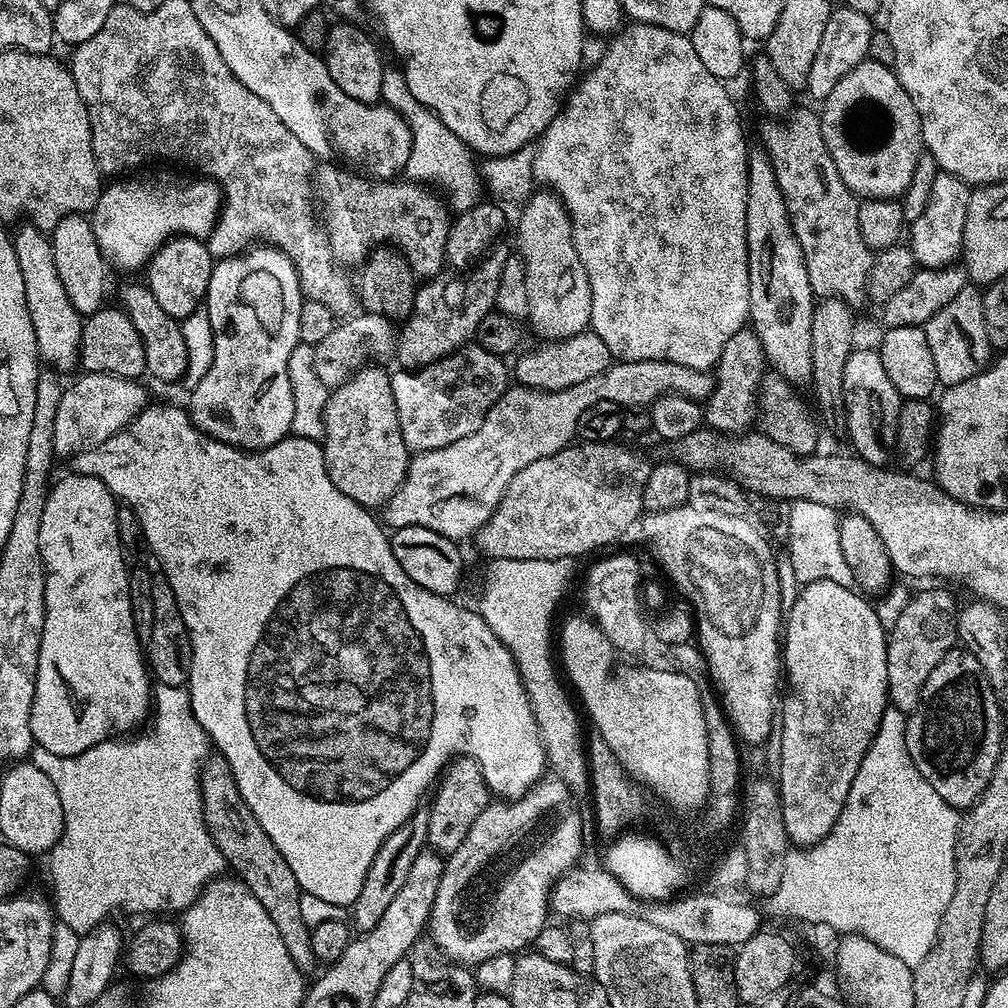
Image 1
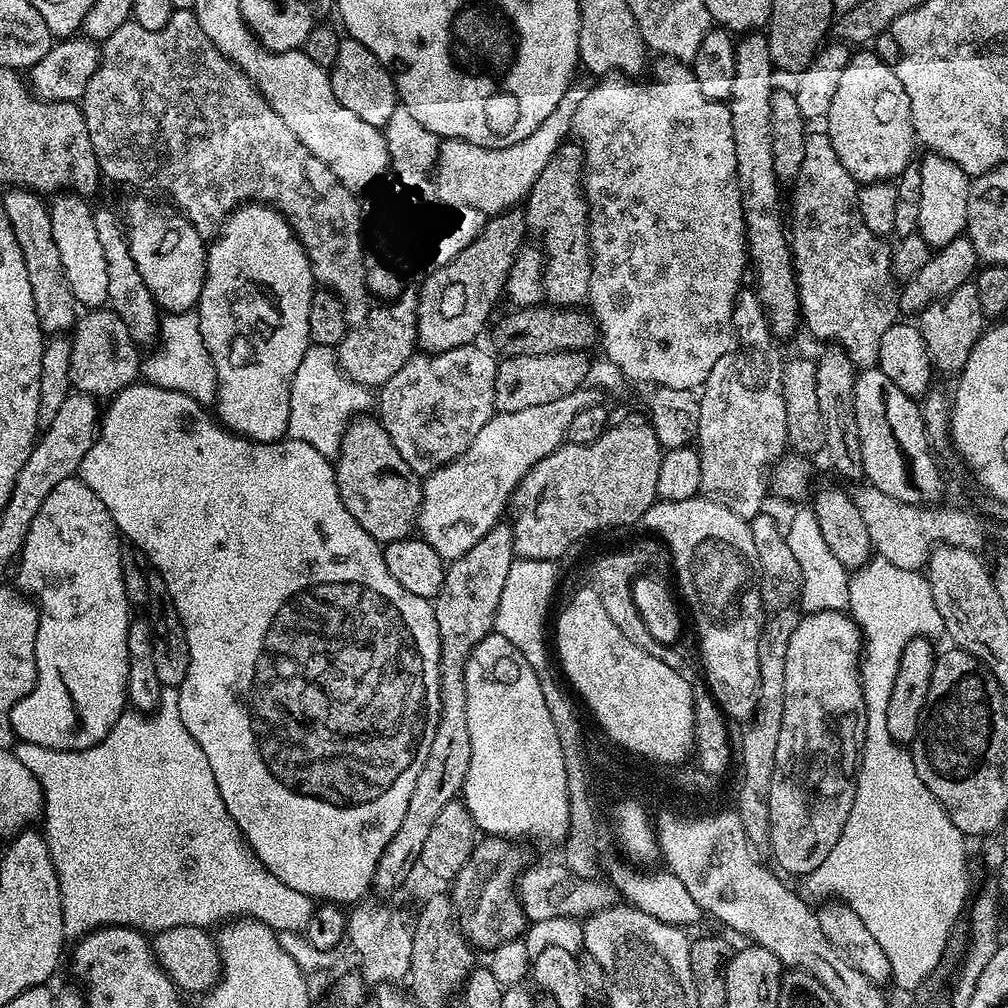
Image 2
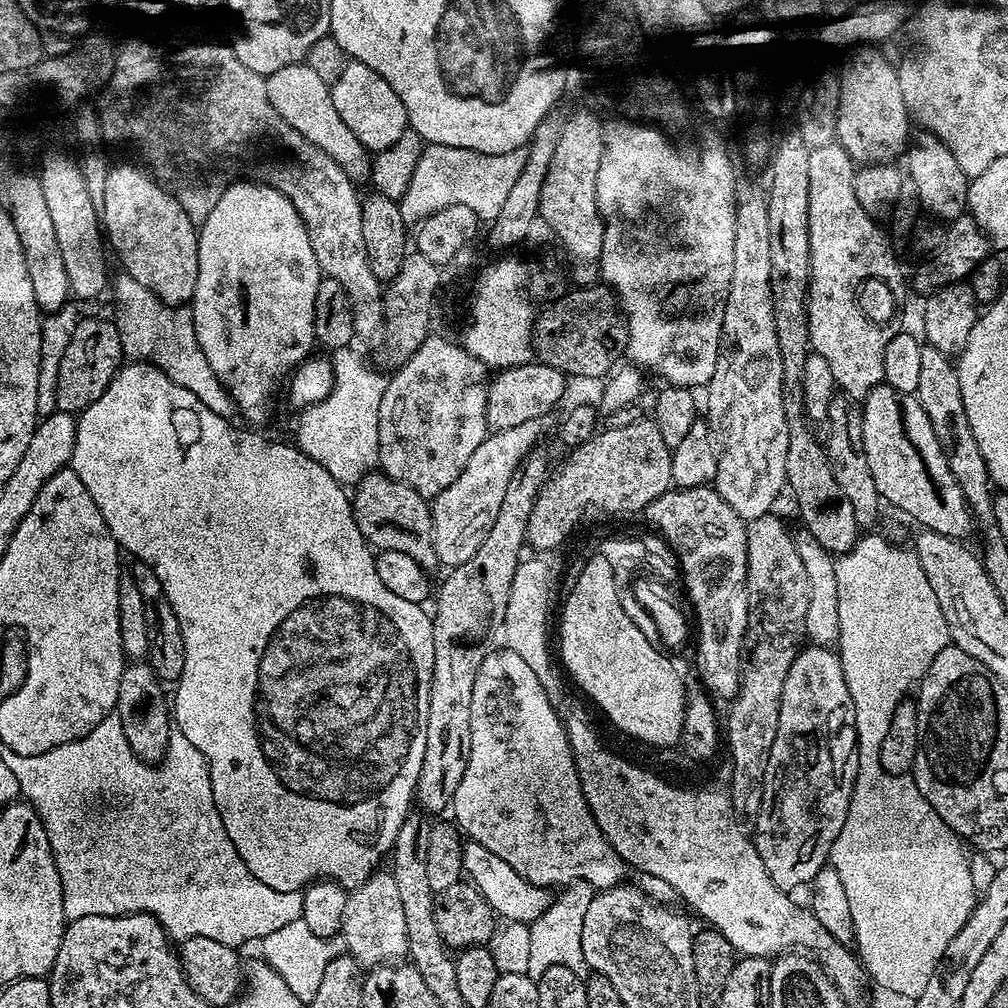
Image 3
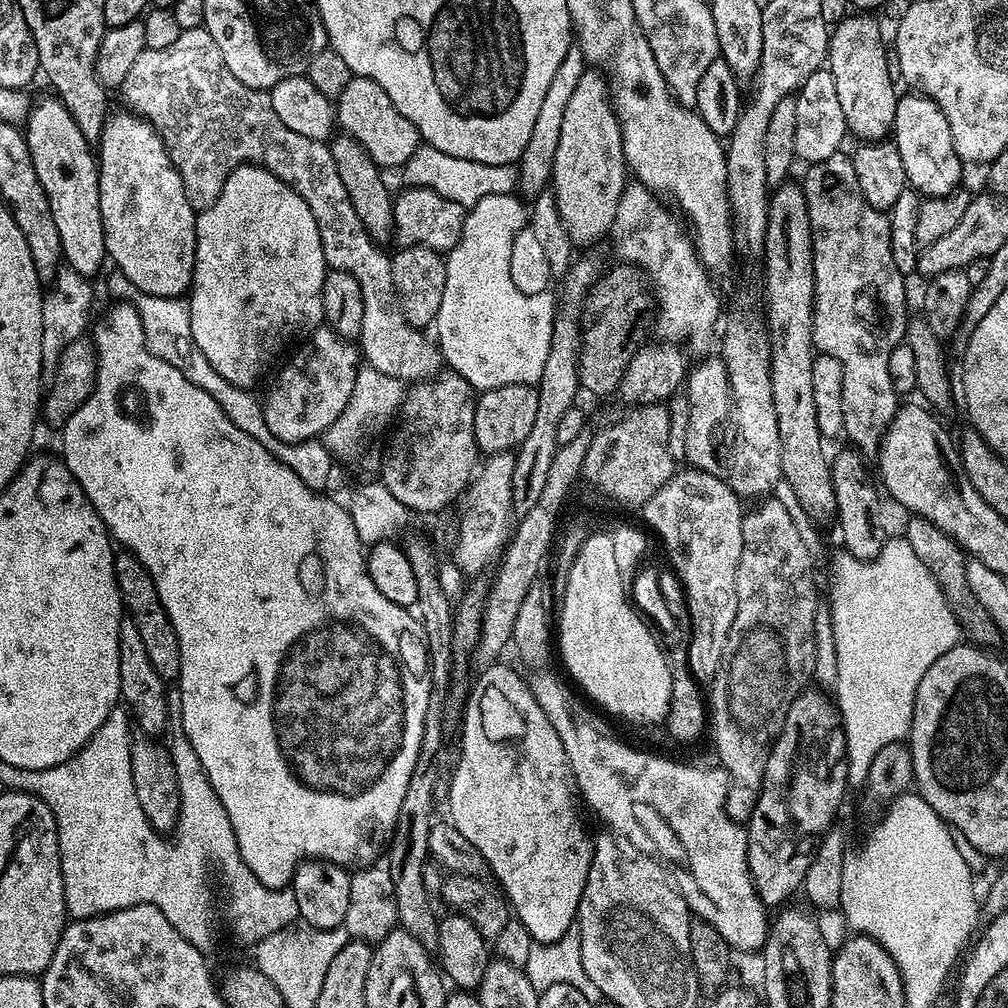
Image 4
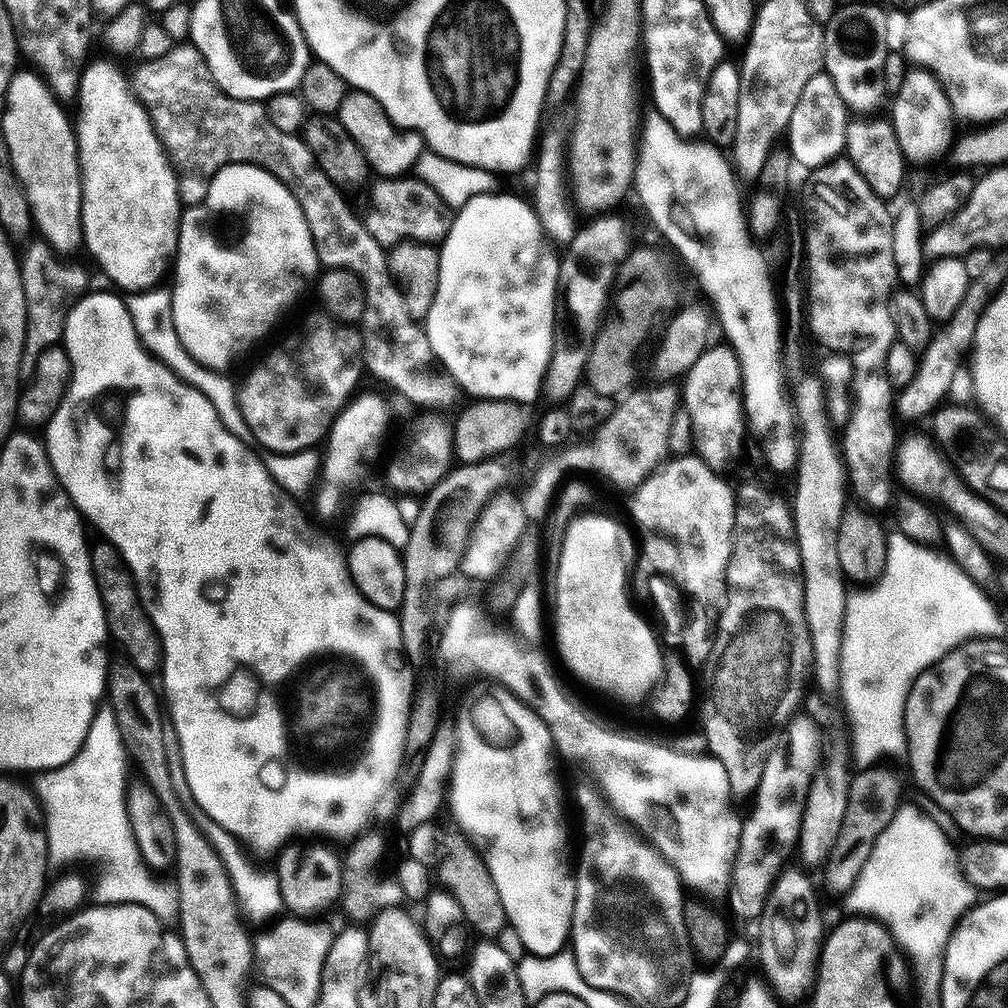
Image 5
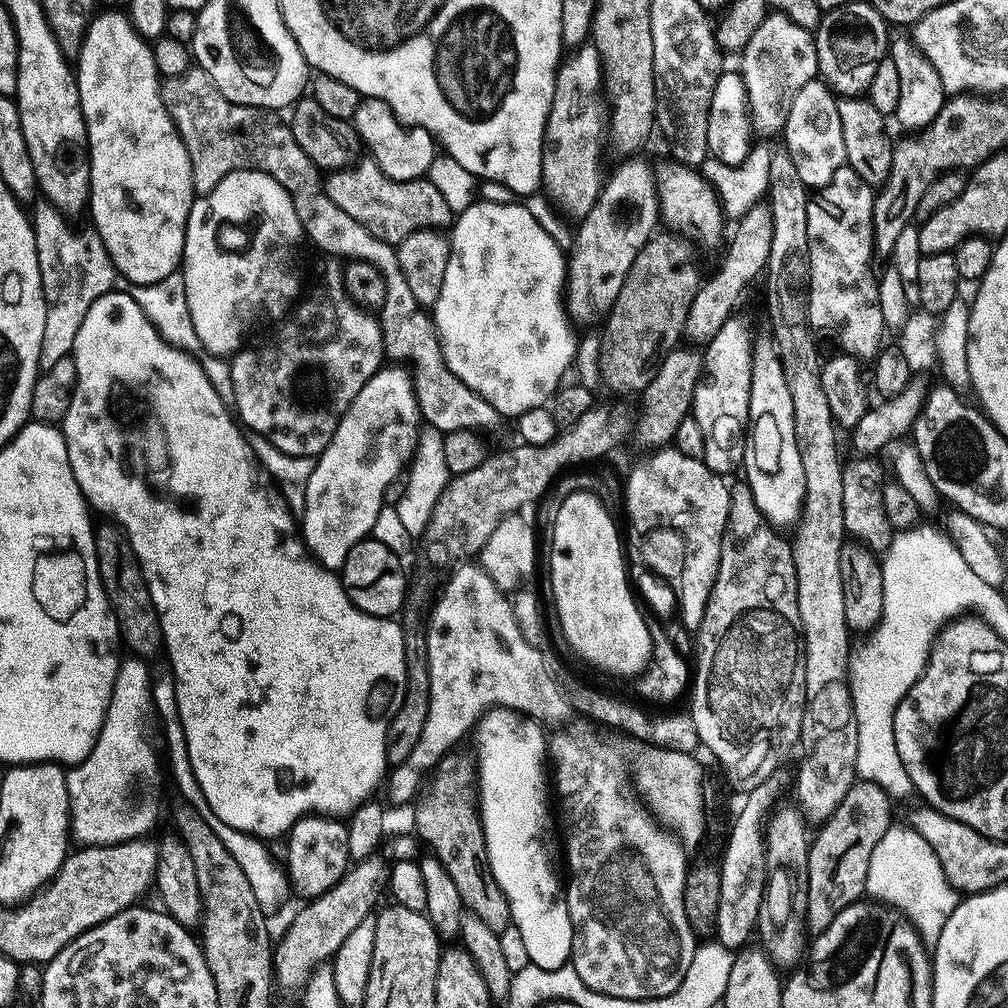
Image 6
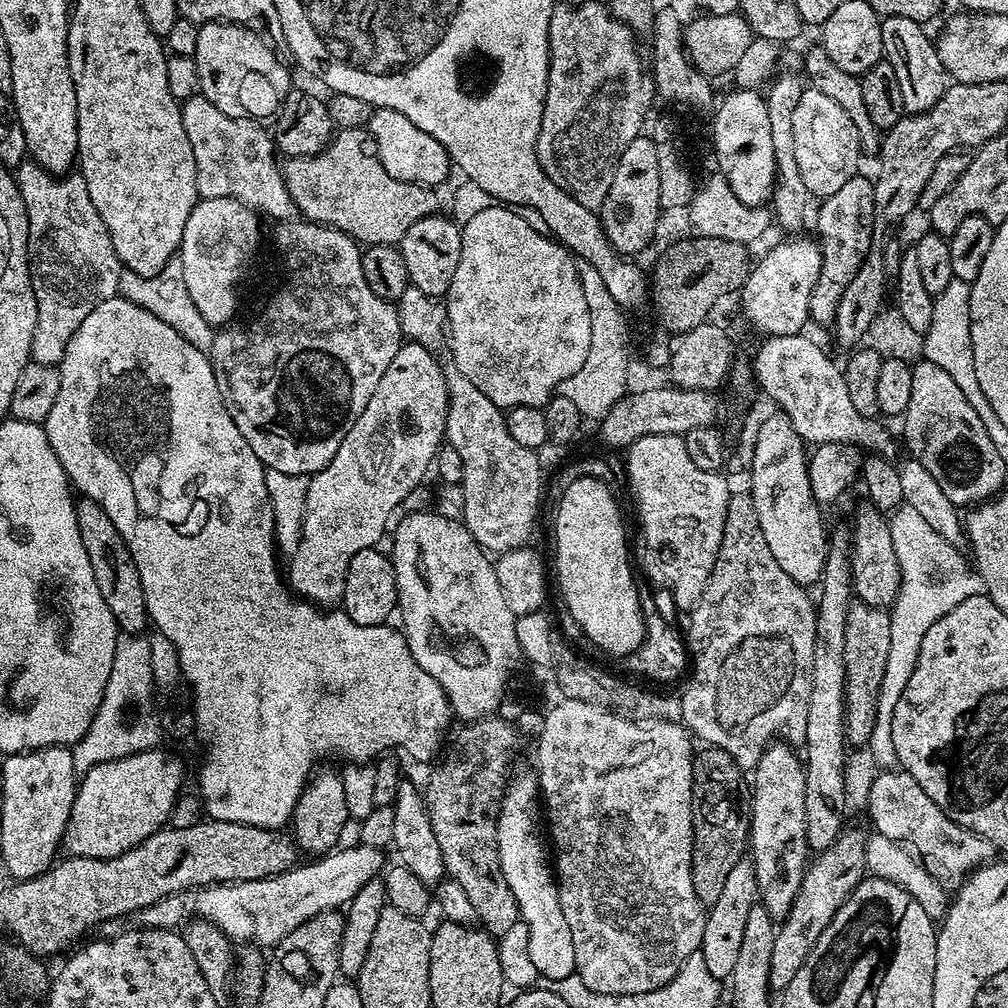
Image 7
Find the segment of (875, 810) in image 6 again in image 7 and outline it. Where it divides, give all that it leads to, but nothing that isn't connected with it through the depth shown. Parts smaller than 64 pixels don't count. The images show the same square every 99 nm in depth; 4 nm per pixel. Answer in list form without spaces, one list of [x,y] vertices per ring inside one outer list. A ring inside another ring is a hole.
[[[844,830],[828,849],[821,851],[809,863],[798,894],[787,915],[779,921],[776,930],[768,978],[768,986],[773,993],[783,993],[784,988],[790,986],[794,974],[798,974],[798,970],[802,970],[802,962],[806,962],[810,950],[814,950],[814,942],[818,942],[818,938],[822,938],[822,930],[826,930],[826,926],[830,926],[830,922],[834,918],[834,914],[838,914],[842,902],[846,902],[846,898],[850,898],[850,894],[864,879],[867,845],[865,833]]]

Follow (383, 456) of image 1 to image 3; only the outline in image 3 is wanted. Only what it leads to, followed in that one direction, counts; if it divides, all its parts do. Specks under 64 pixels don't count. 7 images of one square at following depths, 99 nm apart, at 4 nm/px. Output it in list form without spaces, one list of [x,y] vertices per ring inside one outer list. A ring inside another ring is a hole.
[[[373,470],[362,477],[354,491],[356,496],[354,492],[351,497],[352,515],[356,517],[360,533],[373,549],[402,550],[402,554],[410,554],[410,558],[426,570],[437,567],[432,541],[432,509],[425,497],[418,495],[409,484],[392,480],[380,470]]]

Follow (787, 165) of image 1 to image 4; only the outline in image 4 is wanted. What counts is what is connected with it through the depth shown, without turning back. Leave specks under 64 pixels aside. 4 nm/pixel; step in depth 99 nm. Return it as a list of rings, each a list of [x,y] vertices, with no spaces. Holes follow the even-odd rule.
[[[838,151],[822,162],[808,164],[806,170],[808,173],[802,179],[802,187],[810,214],[814,254],[812,343],[817,353],[842,362],[843,435],[848,436],[852,443],[849,445],[861,456],[871,458],[877,455],[880,439],[884,437],[898,407],[898,394],[890,382],[890,354],[902,343],[910,318],[909,313],[904,313],[906,278],[898,266],[894,266],[894,254],[890,254],[888,217],[862,198],[851,155]]]

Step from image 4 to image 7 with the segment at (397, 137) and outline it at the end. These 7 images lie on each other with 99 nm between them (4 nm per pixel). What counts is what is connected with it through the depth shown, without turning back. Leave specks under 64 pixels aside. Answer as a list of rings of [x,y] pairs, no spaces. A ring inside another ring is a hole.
[[[378,108],[366,127],[376,143],[376,157],[380,159],[390,178],[425,186],[437,186],[447,178],[448,168],[450,169],[448,151],[444,149],[442,142],[430,138],[426,130],[418,130],[418,126],[414,126],[414,122],[406,118],[406,114],[389,108]]]

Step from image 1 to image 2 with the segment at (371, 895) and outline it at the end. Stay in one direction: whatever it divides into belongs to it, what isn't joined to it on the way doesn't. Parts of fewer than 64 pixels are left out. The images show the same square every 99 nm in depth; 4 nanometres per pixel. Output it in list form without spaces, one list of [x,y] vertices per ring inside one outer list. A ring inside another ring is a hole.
[[[501,522],[481,540],[474,542],[466,554],[445,567],[442,590],[434,601],[436,621],[440,627],[440,724],[436,727],[434,742],[430,742],[430,754],[426,754],[426,766],[422,766],[422,774],[418,774],[414,790],[410,790],[410,802],[406,802],[402,826],[394,830],[394,838],[390,838],[386,850],[382,850],[382,858],[378,858],[372,879],[377,897],[388,898],[391,892],[403,886],[404,879],[412,872],[412,863],[414,866],[420,859],[438,814],[461,795],[471,762],[464,664],[479,640],[495,629],[498,604],[502,602],[502,590],[506,587],[513,559],[512,526]]]

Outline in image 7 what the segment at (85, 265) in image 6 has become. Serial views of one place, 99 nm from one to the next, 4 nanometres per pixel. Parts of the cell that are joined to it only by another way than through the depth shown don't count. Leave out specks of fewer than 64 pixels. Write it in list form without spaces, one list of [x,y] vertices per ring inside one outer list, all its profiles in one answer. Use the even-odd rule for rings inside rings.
[[[25,159],[14,170],[16,188],[22,194],[28,219],[28,269],[34,298],[38,306],[38,322],[34,322],[34,340],[32,342],[32,360],[37,364],[58,366],[64,361],[66,346],[70,338],[86,322],[86,317],[102,302],[113,299],[120,291],[120,273],[122,265],[114,250],[110,230],[102,222],[102,214],[94,210],[90,202],[90,190],[86,190],[84,177],[79,174],[54,176],[35,160]]]

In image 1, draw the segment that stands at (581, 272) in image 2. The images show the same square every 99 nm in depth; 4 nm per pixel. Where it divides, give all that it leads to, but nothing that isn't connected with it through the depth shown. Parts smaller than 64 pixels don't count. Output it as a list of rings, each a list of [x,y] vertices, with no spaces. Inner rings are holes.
[[[547,190],[533,191],[523,201],[522,207],[524,209],[520,212],[520,221],[516,224],[516,244],[520,247],[518,255],[526,270],[526,294],[530,297],[530,310],[526,320],[527,323],[532,323],[532,328],[541,336],[541,341],[565,340],[585,331],[592,323],[590,278],[586,274],[586,266],[582,266],[582,258],[578,258],[568,212],[556,194]]]

